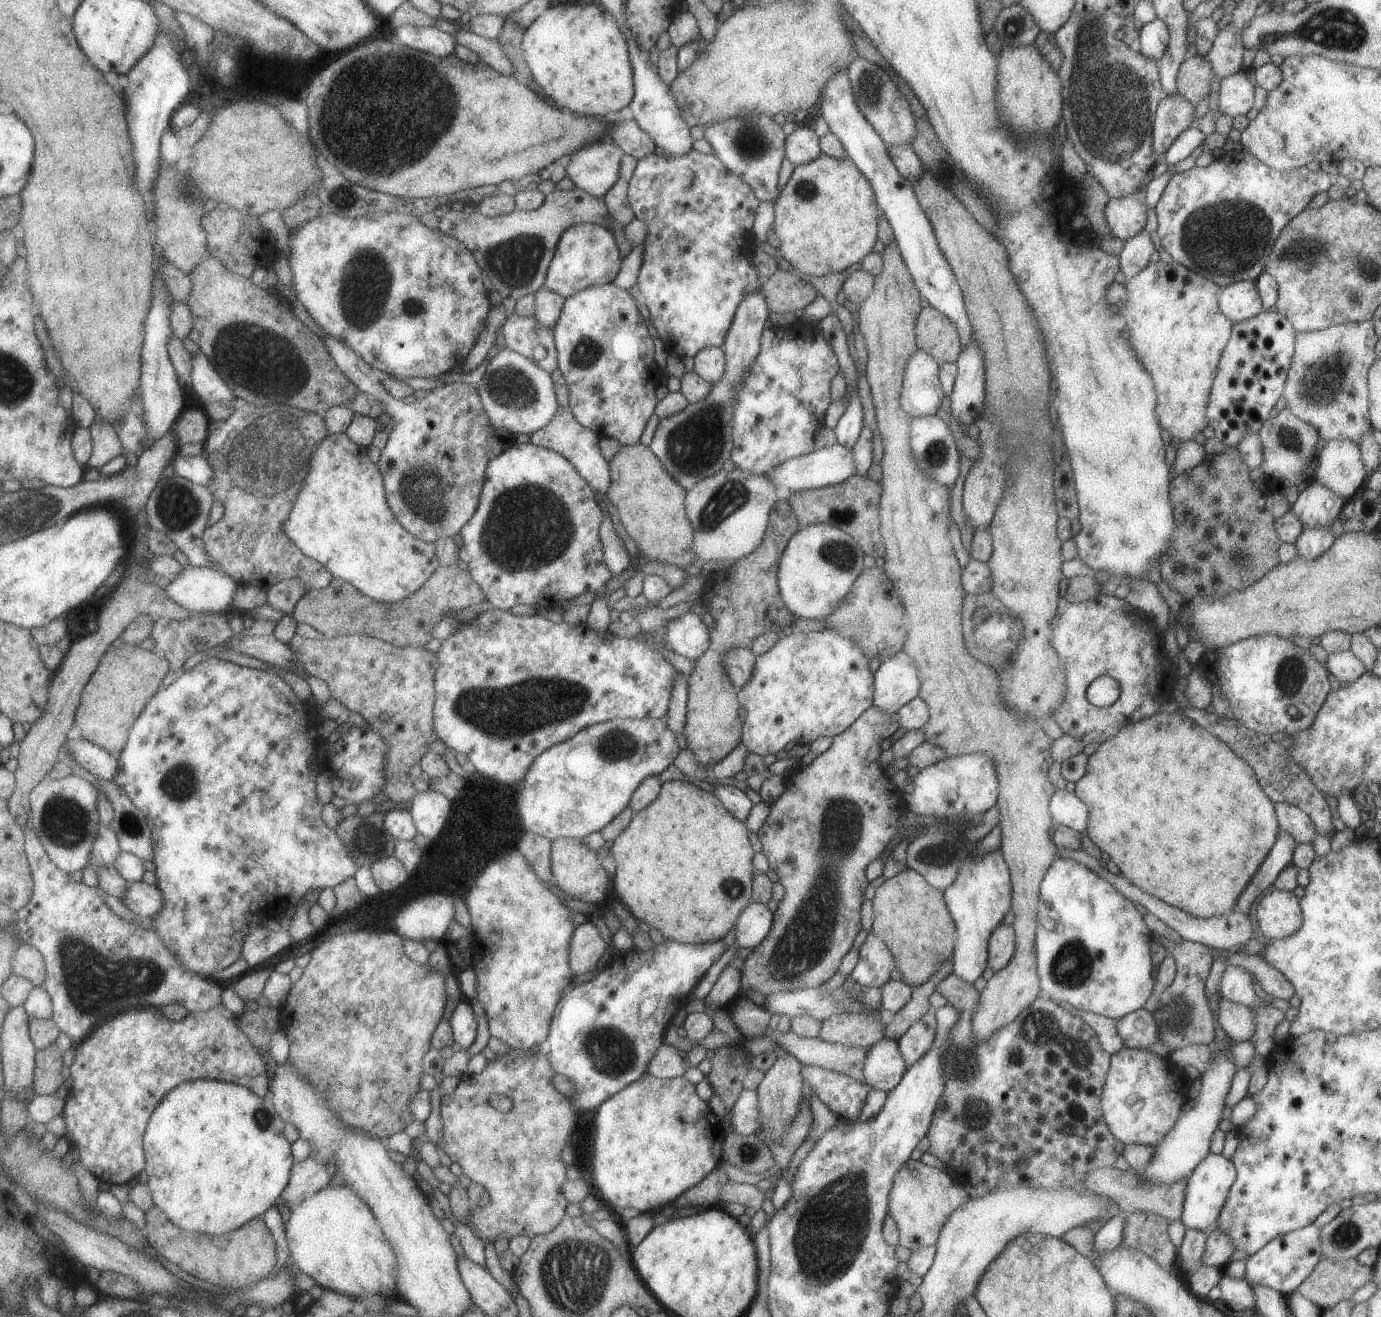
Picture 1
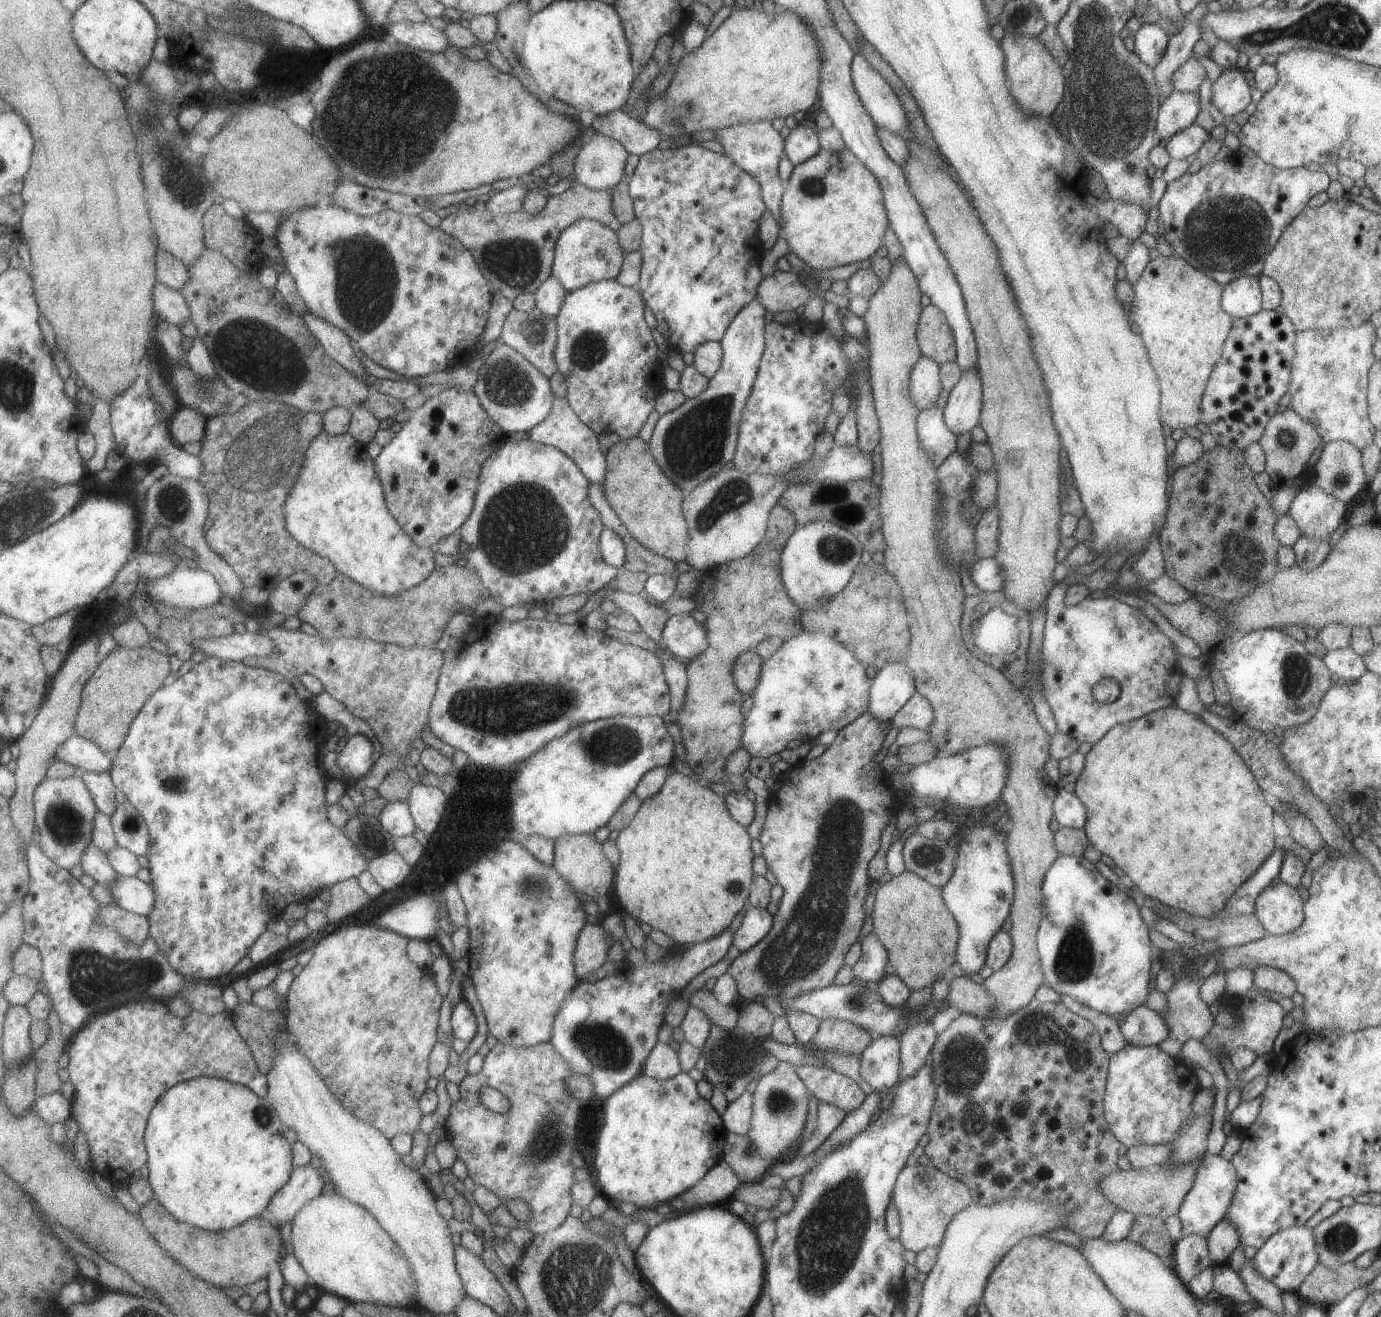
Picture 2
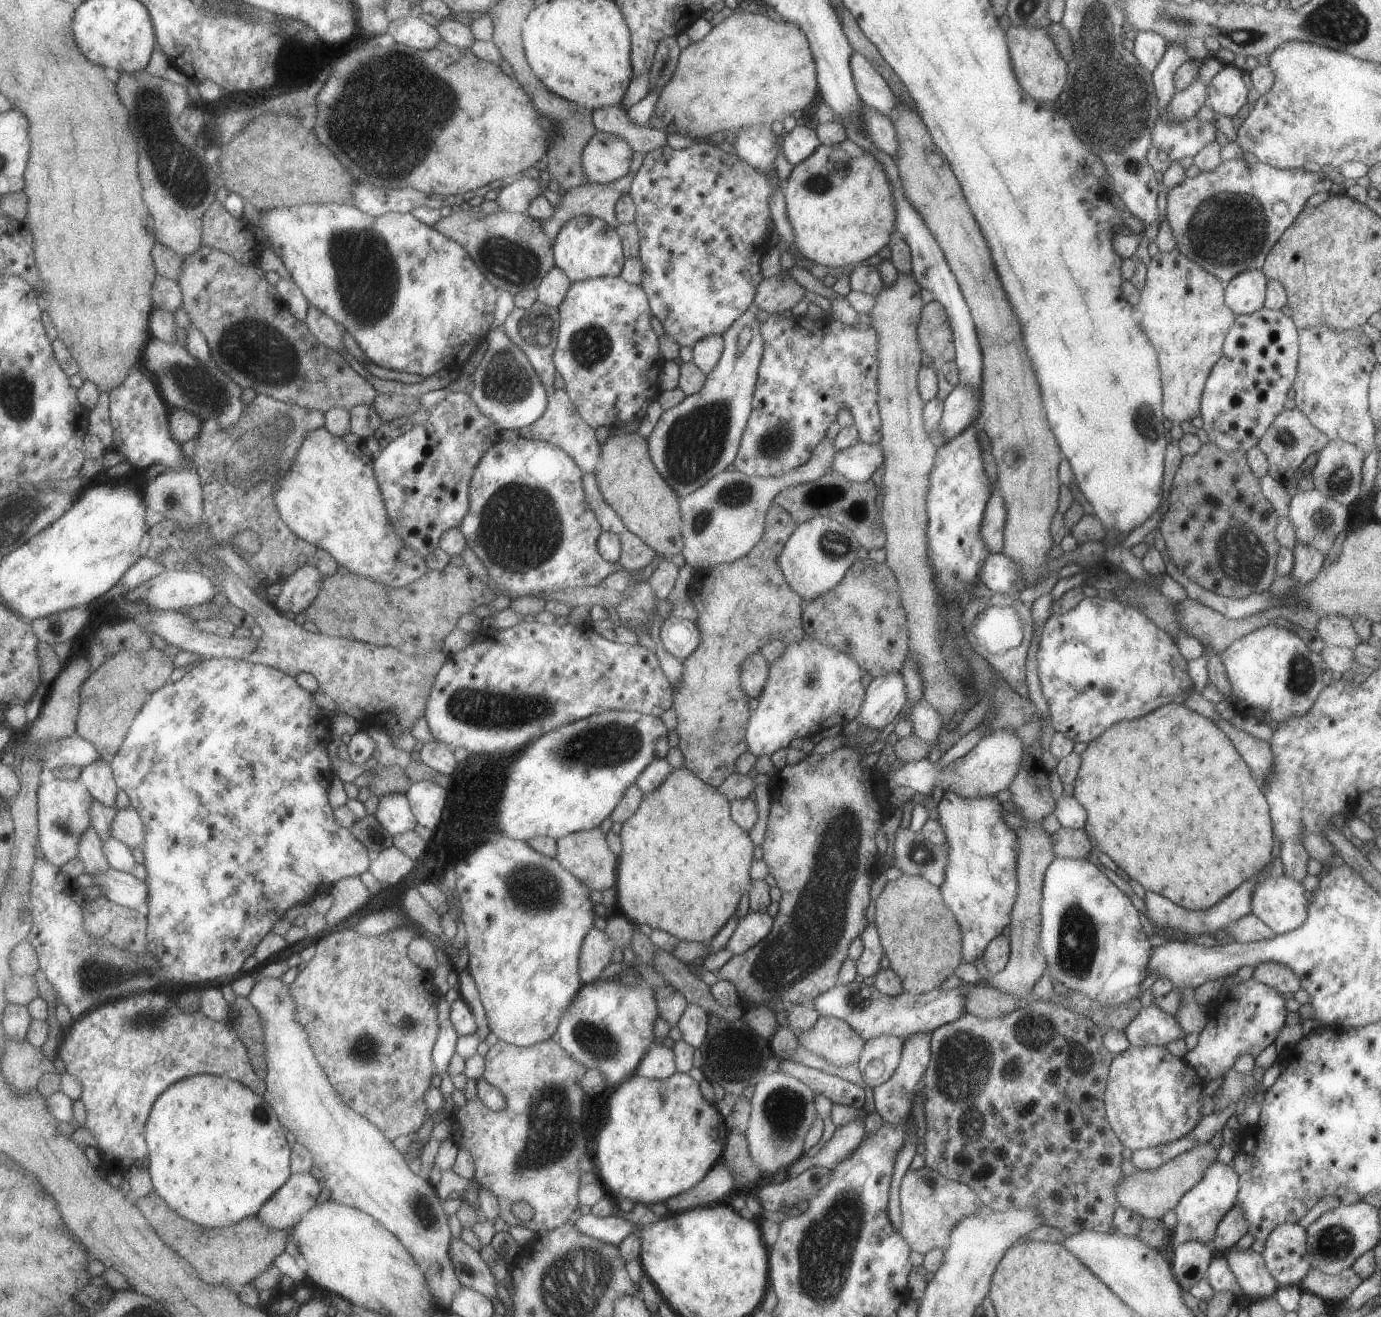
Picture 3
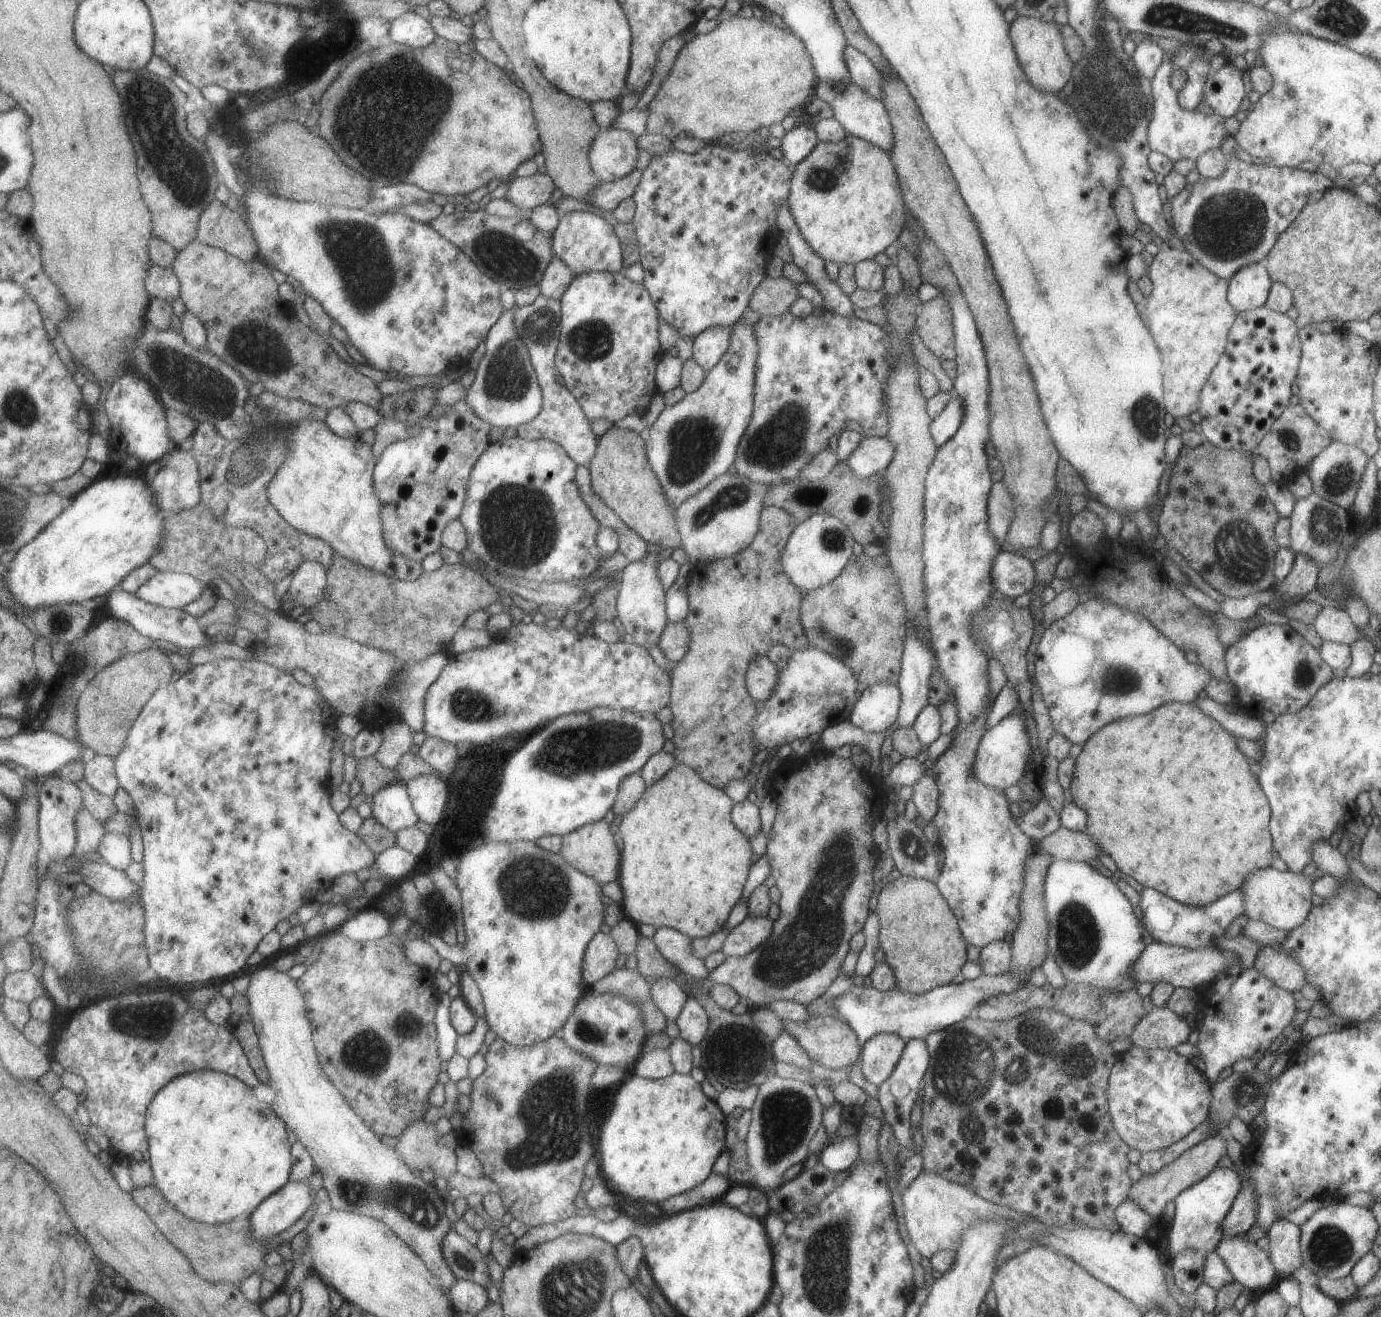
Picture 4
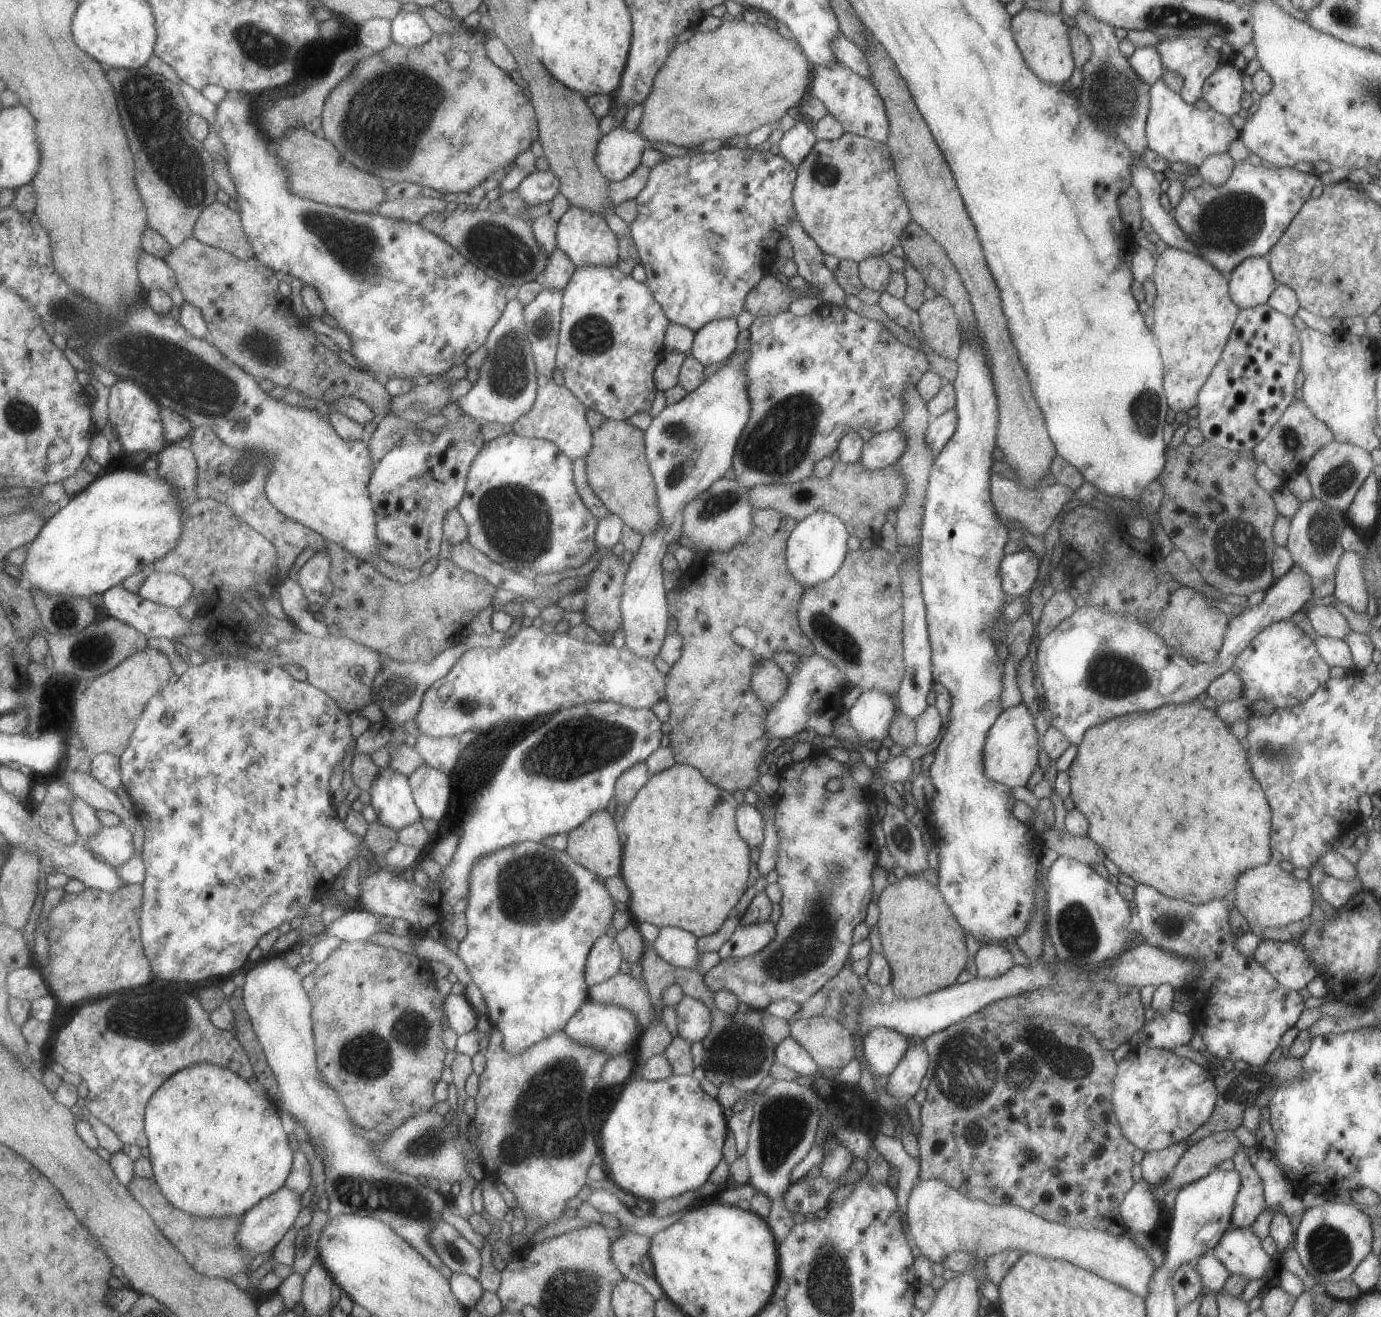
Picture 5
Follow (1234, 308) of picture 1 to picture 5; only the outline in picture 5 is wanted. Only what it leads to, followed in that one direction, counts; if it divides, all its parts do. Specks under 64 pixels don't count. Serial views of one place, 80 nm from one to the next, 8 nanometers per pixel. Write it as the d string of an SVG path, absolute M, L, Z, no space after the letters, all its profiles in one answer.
M1251 257L1231 271L1228 293L1231 300L1244 309L1266 303L1277 285L1266 257Z

